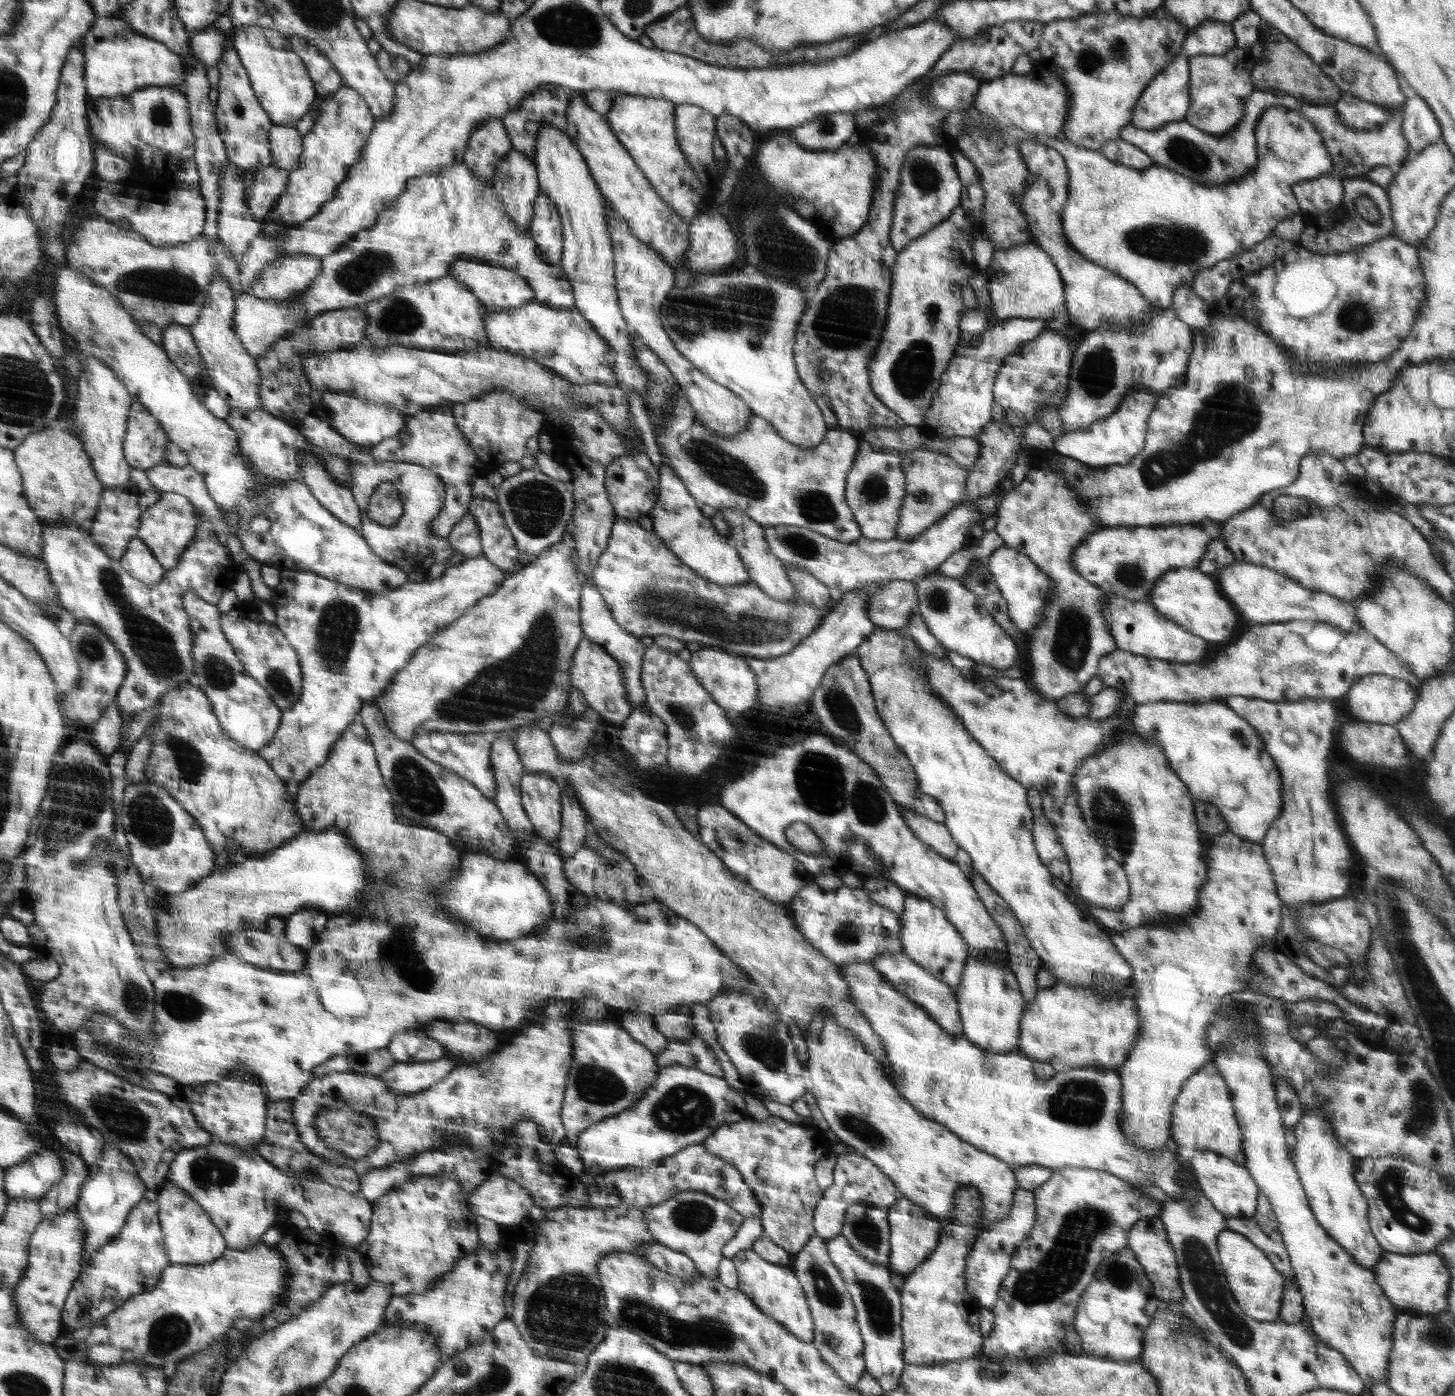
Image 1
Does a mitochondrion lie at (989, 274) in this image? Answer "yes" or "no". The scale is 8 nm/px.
no

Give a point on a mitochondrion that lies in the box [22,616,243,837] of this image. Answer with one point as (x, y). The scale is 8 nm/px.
(191, 766)

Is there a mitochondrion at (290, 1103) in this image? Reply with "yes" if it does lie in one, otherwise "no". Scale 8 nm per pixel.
no

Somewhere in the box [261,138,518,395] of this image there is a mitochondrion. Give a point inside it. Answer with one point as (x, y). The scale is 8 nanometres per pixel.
(357, 276)

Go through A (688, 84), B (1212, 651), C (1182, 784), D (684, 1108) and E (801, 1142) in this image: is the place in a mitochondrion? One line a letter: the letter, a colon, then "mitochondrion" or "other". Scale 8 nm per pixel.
A: other
B: other
C: other
D: mitochondrion
E: other

